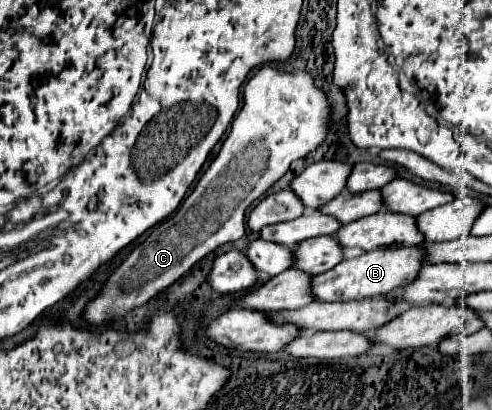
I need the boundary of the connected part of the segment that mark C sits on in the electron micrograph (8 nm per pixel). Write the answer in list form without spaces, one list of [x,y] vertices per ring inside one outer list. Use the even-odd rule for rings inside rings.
[[[264,65],[248,79],[242,101],[242,109],[218,157],[200,177],[192,195],[184,199],[172,217],[152,229],[144,243],[110,275],[100,295],[86,307],[86,321],[102,325],[108,319],[122,317],[168,289],[216,247],[244,237],[246,209],[290,169],[292,161],[318,149],[328,135],[332,105],[326,93],[314,85],[314,75],[308,71],[288,73]]]

